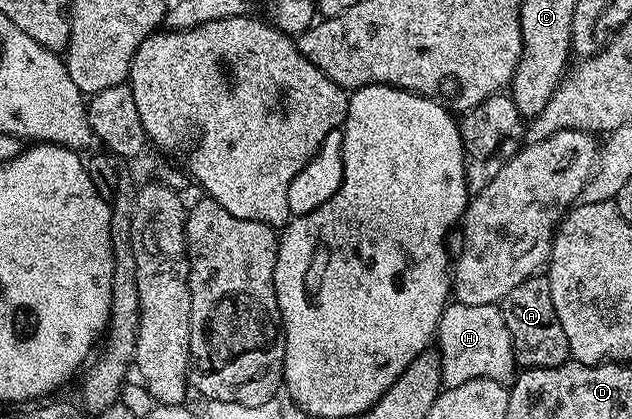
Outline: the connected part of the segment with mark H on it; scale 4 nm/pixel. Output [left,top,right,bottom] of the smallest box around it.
[435,304,515,388]

